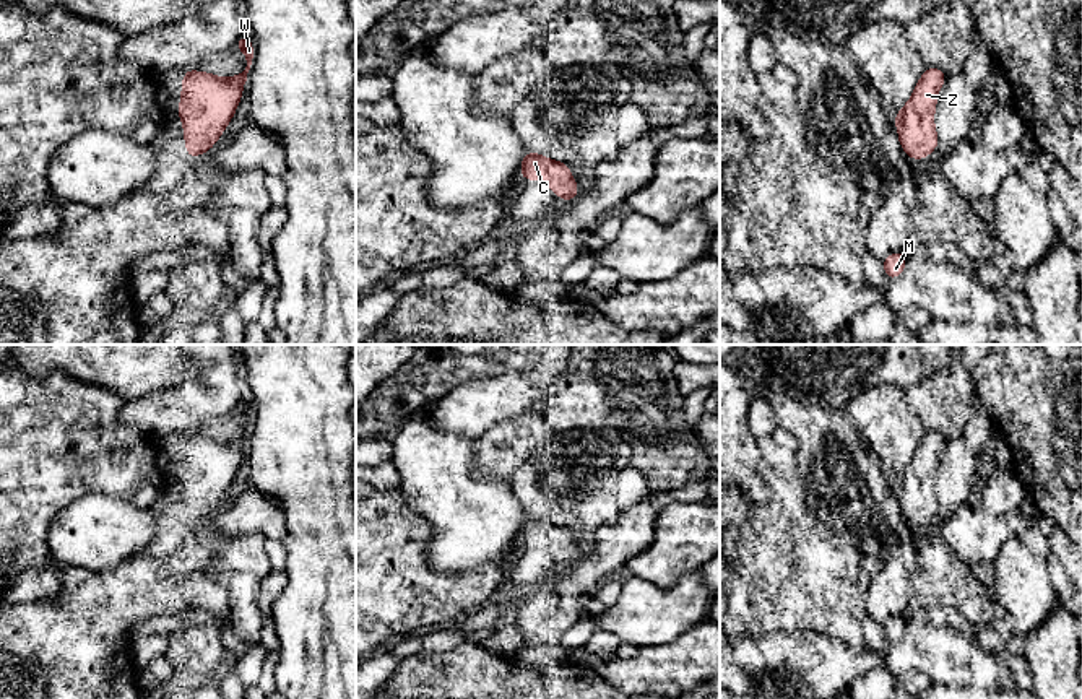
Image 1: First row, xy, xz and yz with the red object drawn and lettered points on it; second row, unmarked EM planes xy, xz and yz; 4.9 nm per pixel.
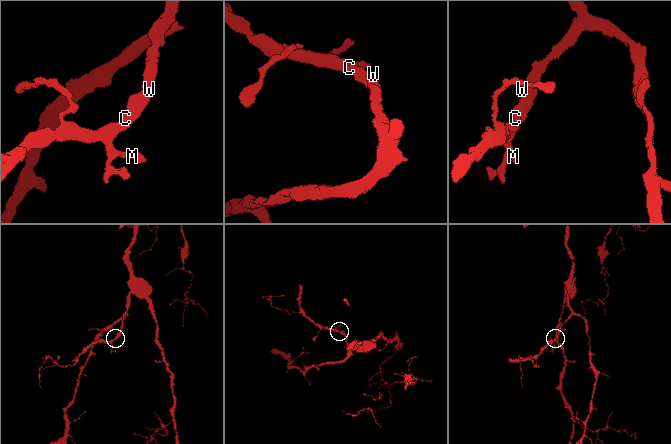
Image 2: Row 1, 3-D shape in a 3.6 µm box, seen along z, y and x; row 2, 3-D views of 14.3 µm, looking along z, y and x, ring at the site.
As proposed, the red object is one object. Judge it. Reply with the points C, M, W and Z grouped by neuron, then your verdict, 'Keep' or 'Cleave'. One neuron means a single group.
Groups: C M W Z. Keep

